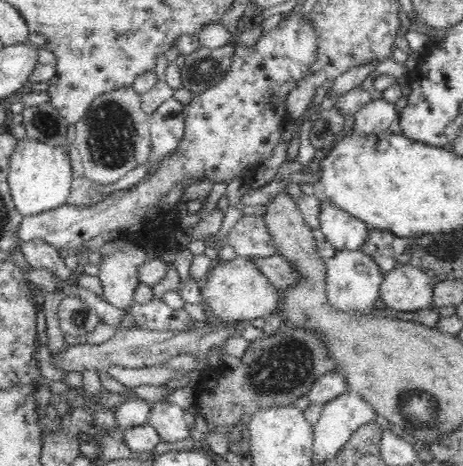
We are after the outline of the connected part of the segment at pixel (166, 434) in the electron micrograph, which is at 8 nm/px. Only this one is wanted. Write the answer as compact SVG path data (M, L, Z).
M170 398L154 403L149 423L156 428L164 442L180 442L189 436L189 428L184 419L185 409L171 402Z

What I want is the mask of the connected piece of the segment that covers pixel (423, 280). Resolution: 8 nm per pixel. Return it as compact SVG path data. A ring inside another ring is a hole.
M400 263L382 277L378 291L379 305L405 314L432 306L433 290L438 282L424 269Z

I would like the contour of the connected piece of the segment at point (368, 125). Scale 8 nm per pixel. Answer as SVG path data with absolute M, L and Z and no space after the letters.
M380 98L372 100L355 115L354 135L370 137L386 133L396 120L397 113L394 104Z

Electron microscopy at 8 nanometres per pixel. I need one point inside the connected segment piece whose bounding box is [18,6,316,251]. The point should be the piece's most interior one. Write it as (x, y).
(230, 128)

